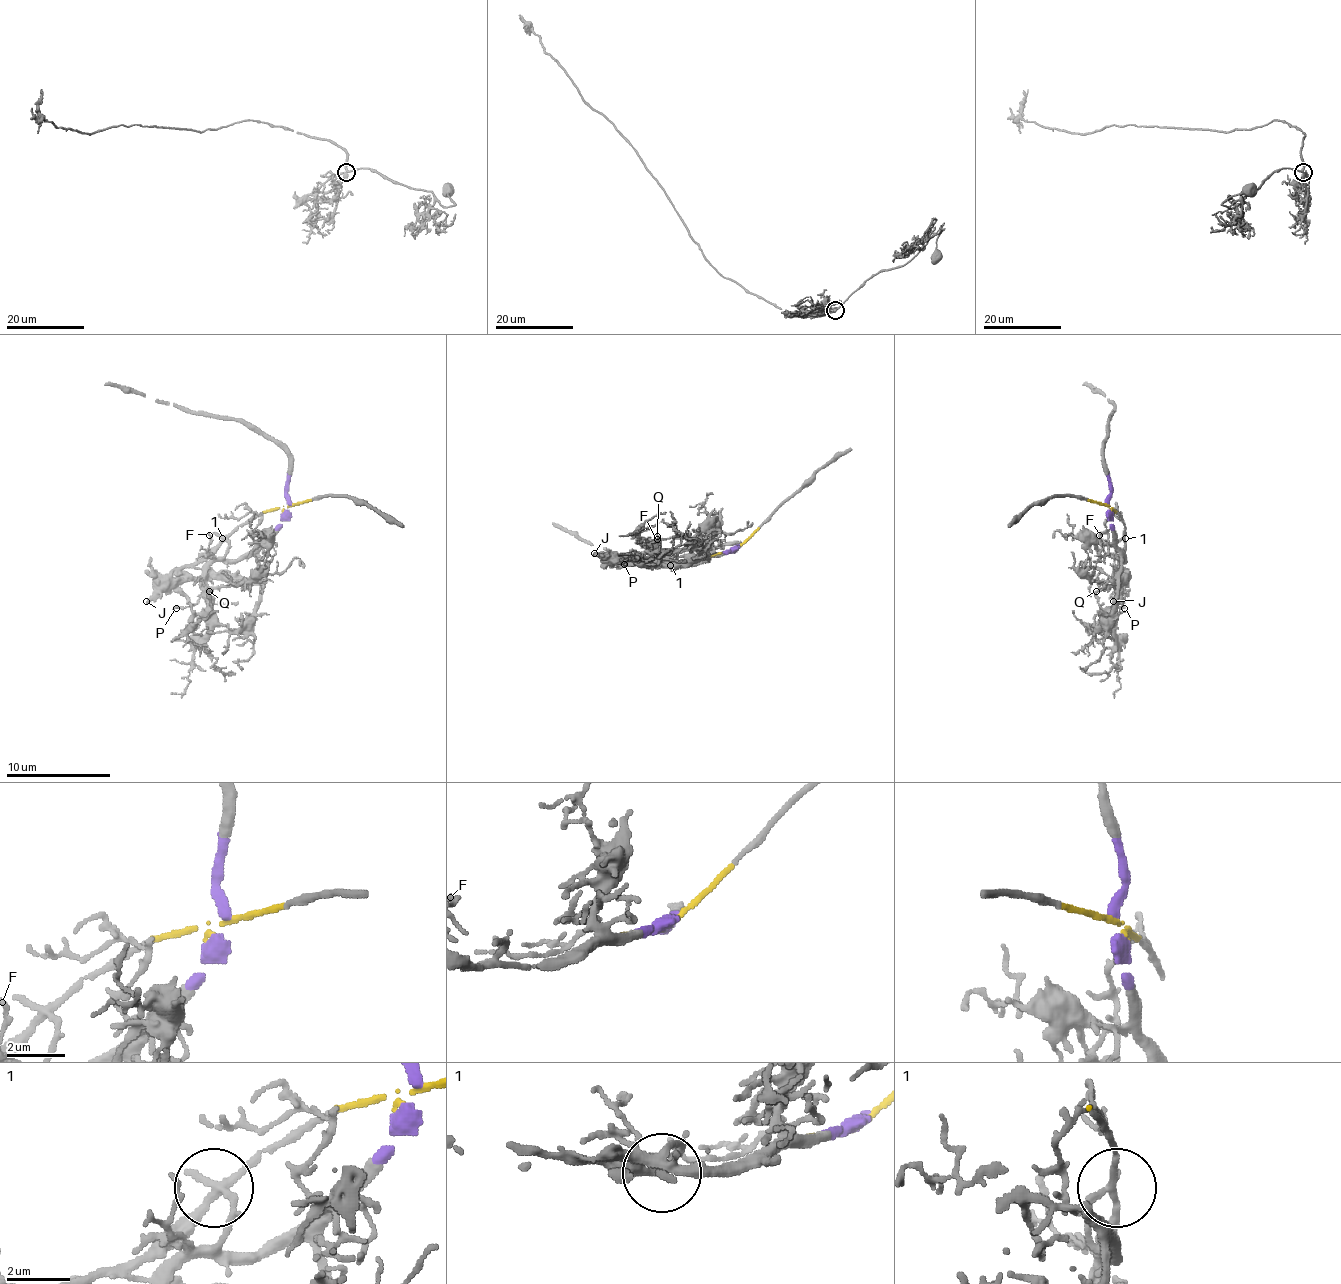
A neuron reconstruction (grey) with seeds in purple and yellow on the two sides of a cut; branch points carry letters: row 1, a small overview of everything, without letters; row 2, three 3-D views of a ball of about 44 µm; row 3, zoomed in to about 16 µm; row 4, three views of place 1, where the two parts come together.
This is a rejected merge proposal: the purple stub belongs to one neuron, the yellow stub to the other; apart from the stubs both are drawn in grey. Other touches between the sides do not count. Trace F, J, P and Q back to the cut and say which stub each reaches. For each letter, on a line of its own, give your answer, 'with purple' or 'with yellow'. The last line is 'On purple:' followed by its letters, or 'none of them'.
F: with purple
J: with yellow
P: with purple
Q: with purple
On purple: F, P, Q

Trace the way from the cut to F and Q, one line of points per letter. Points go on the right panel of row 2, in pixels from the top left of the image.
F: (1109, 505), (1107, 518), (1122, 560), (1112, 557), (1101, 547), (1099, 534)
Q: (1109, 505), (1107, 518), (1122, 560), (1117, 599), (1109, 607), (1101, 607), (1096, 591)

